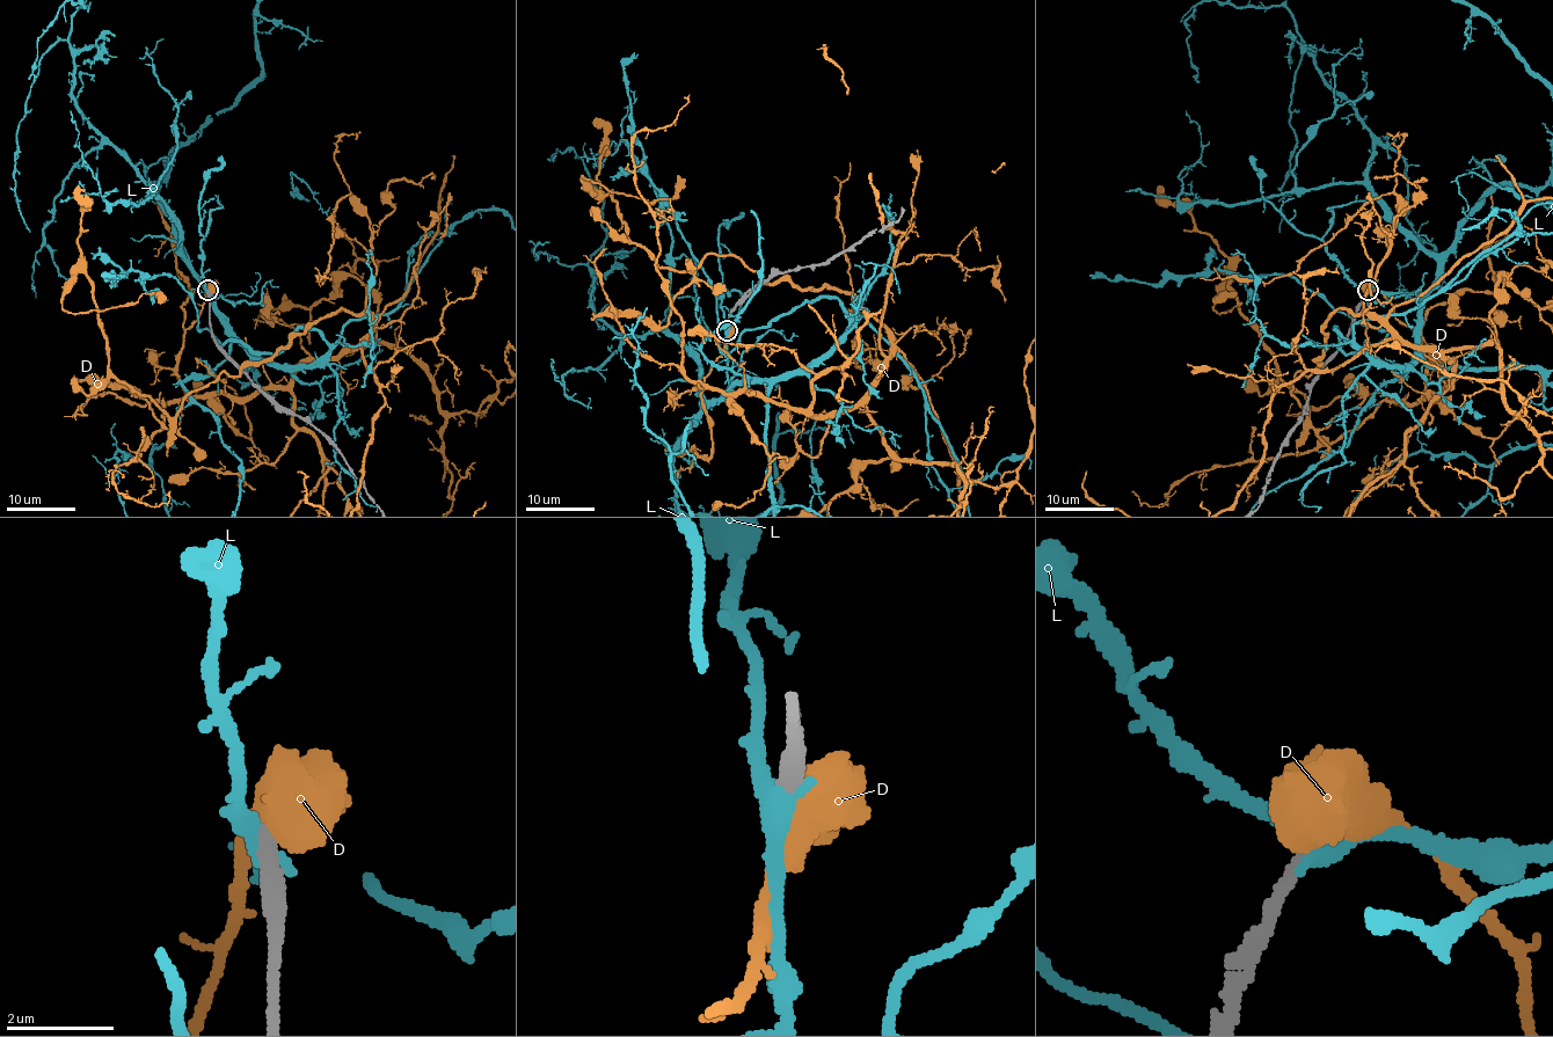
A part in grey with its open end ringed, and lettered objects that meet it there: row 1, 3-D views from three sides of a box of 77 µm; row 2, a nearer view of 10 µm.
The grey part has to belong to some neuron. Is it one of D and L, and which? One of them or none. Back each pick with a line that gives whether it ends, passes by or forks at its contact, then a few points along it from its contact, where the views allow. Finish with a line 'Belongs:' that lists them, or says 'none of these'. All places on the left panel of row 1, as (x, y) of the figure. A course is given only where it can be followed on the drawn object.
Belongs: none of these

